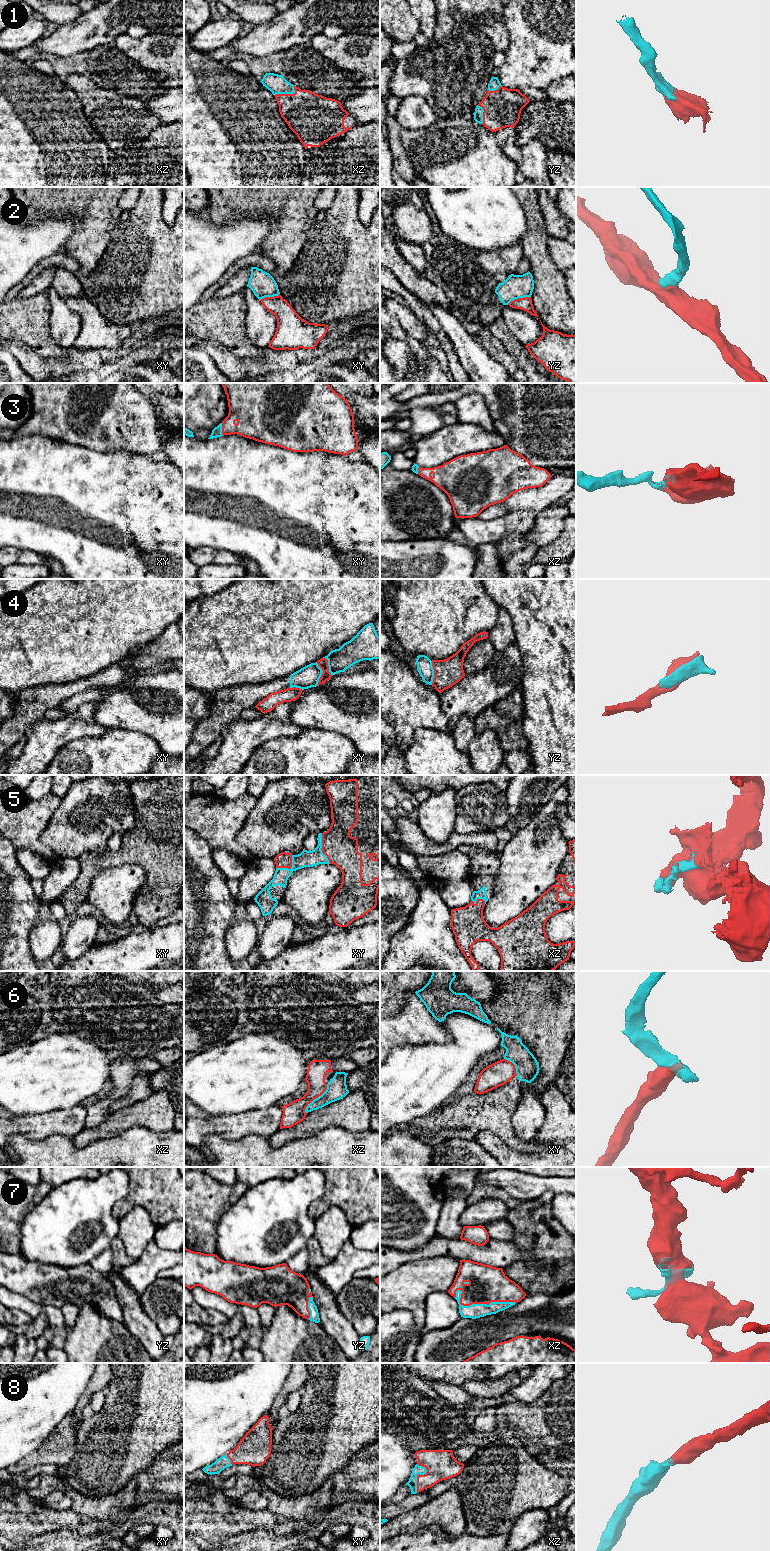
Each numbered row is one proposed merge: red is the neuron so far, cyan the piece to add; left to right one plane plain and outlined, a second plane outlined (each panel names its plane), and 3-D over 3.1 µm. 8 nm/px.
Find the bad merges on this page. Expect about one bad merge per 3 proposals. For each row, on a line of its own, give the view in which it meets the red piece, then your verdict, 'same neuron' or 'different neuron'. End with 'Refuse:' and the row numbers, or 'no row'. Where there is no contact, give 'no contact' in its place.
1: xz | same neuron
2: yz | different neuron
3: xy | same neuron
4: xy | different neuron
5: xy | same neuron
6: xz | different neuron
7: xz | same neuron
8: xz | same neuron
Refuse: 2, 4, 6

